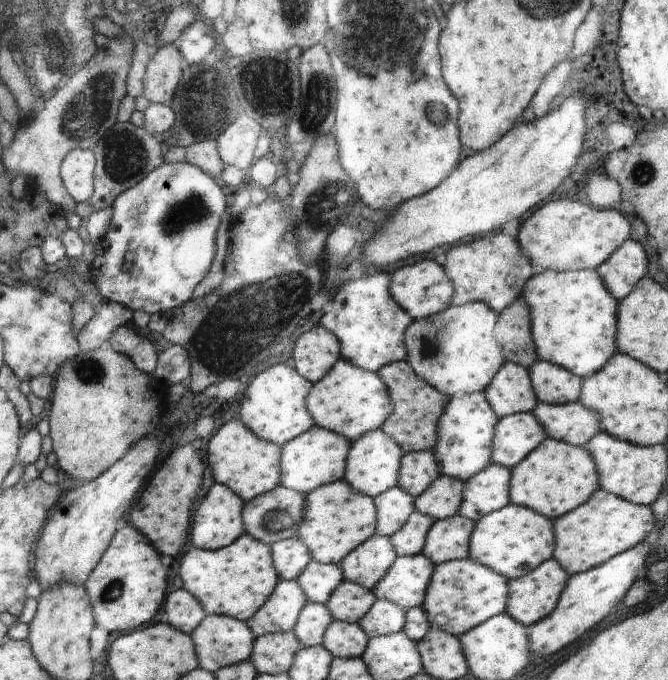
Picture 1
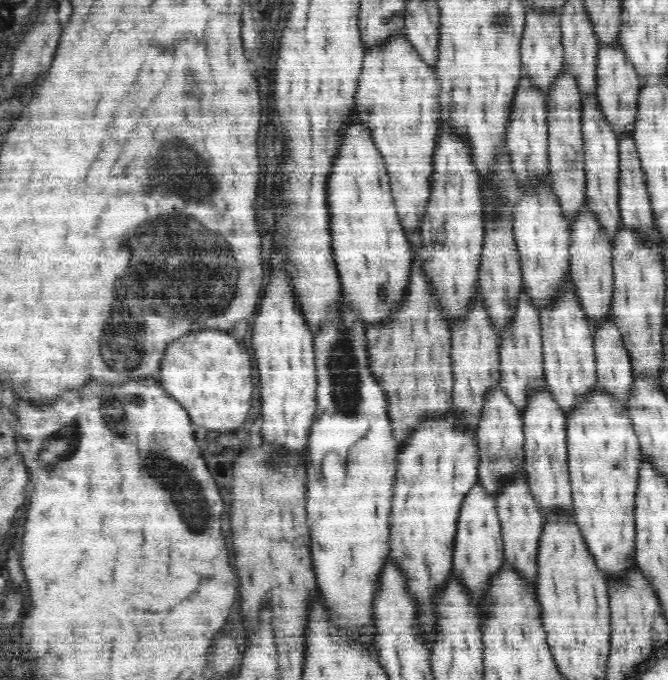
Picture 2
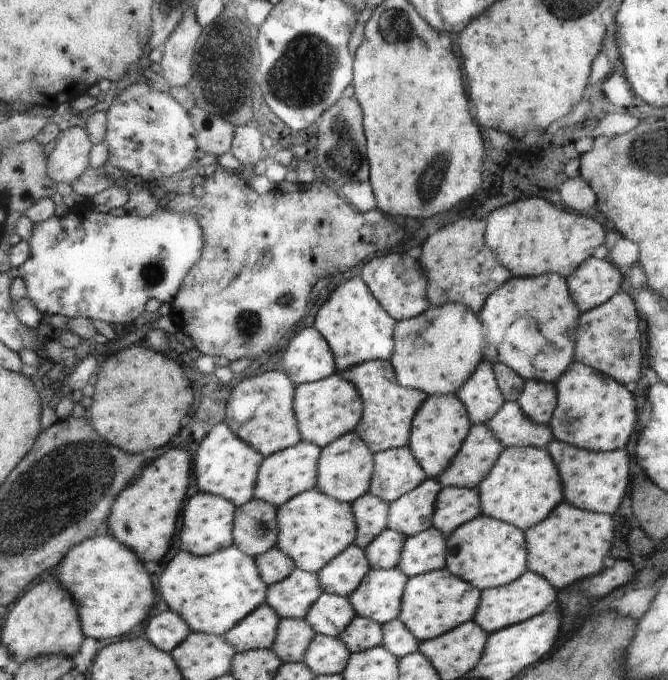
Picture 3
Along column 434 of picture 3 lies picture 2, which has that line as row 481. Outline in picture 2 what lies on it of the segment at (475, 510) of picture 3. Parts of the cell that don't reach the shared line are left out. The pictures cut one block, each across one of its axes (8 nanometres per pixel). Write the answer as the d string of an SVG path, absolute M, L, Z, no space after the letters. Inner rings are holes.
M518 476L514 481L512 485L504 488L496 496L497 515L502 525L501 533L505 556L504 566L514 569L514 572L522 577L525 584L535 586L537 580L537 550L539 549L544 519L534 502L534 497L530 494L530 487L526 476Z

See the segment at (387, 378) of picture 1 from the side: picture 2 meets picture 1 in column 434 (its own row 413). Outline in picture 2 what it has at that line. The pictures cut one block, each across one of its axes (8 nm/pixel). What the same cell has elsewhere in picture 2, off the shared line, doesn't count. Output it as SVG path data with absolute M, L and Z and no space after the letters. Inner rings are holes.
M412 236L409 245L414 260L404 298L394 313L387 316L385 323L368 325L366 330L367 368L383 390L387 416L398 448L402 448L424 422L444 420L453 407L452 326L439 314L426 276L419 268L418 248L422 246L422 237Z

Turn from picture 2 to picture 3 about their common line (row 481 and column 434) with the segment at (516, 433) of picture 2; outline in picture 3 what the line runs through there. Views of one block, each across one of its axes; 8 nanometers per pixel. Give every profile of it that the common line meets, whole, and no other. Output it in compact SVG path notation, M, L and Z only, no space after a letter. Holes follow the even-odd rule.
M427 478L411 493L404 494L388 506L388 529L410 537L433 527L436 504L442 486L436 479Z

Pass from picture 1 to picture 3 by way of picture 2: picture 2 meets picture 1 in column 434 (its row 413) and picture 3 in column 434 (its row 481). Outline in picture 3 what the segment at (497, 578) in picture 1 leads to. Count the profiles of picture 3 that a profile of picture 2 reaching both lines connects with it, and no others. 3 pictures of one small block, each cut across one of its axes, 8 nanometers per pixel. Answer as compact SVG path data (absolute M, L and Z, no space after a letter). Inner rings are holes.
M447 569L434 570L418 577L408 578L403 593L399 620L420 644L443 636L466 622L475 621L483 592L470 582L451 574Z

